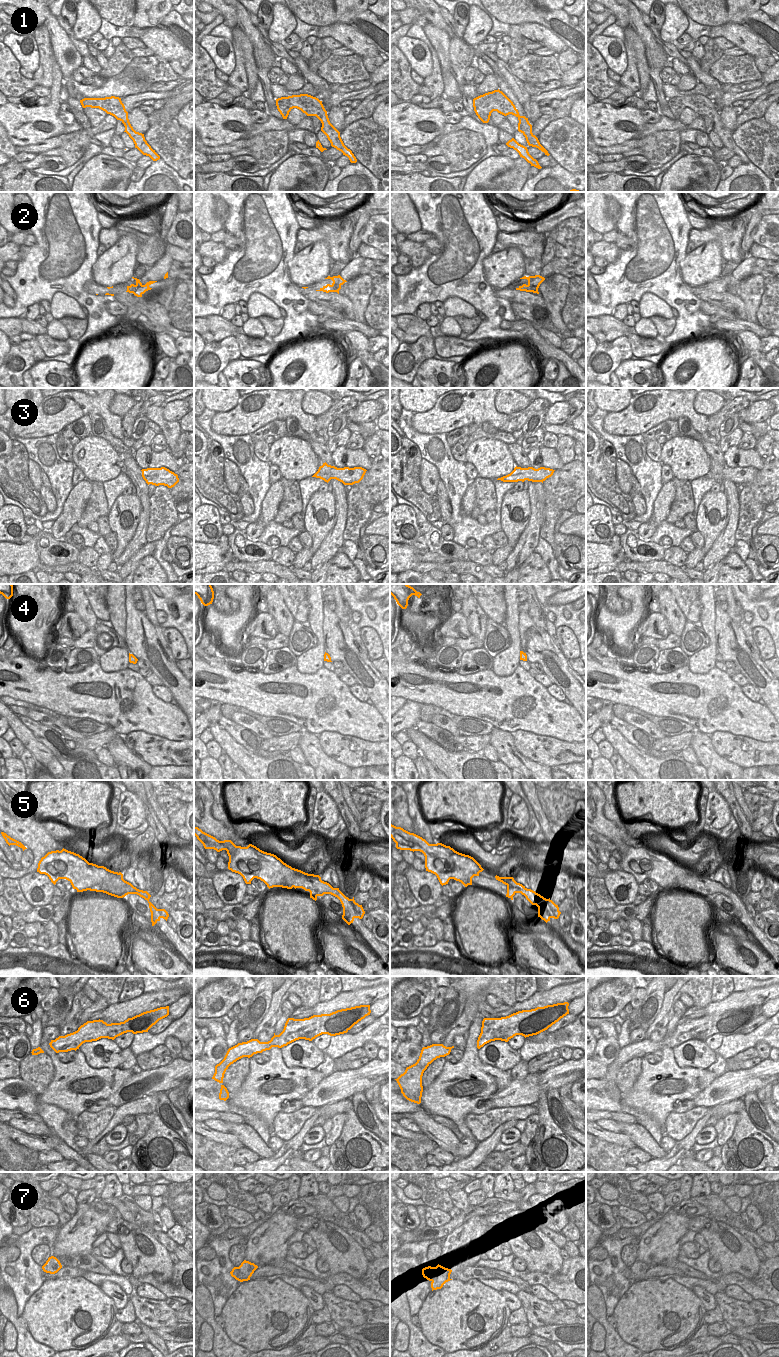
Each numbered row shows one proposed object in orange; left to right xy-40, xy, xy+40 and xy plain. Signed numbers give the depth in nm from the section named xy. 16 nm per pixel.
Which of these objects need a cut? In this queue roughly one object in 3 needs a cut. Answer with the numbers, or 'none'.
2, 5

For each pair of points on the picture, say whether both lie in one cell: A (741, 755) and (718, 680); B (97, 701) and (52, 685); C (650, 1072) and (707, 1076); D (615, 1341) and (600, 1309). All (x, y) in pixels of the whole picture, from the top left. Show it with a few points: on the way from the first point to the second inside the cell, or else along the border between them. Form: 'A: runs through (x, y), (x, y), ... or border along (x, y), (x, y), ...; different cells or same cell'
A: border along (711, 735), (716, 731), (728, 731), (758, 741); different cells
B: runs through (86, 696), (63, 693); same cell
C: runs through (664, 1072), (671, 1072), (675, 1076), (693, 1076); same cell
D: runs through (611, 1333), (601, 1317); same cell

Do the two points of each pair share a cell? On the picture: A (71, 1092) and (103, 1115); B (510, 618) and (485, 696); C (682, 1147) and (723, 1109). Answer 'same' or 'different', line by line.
A: different
B: different
C: same

